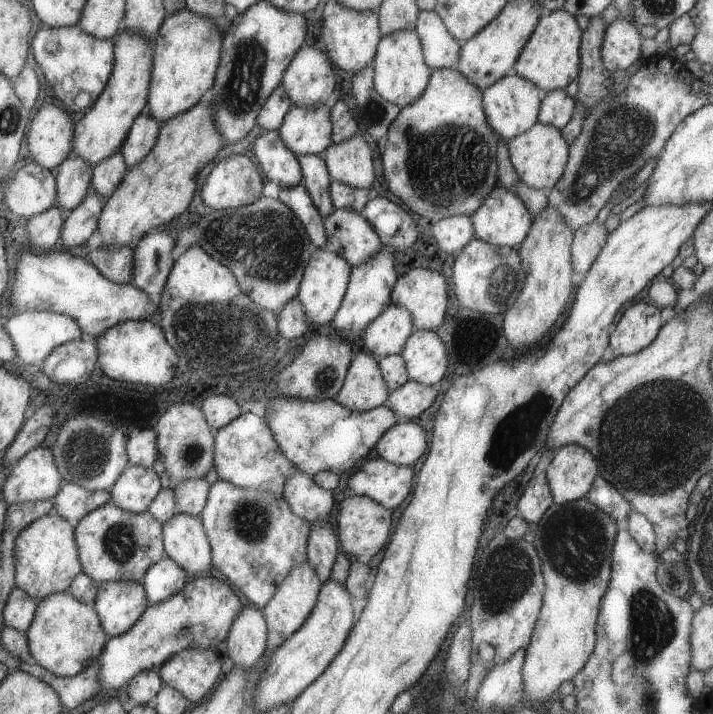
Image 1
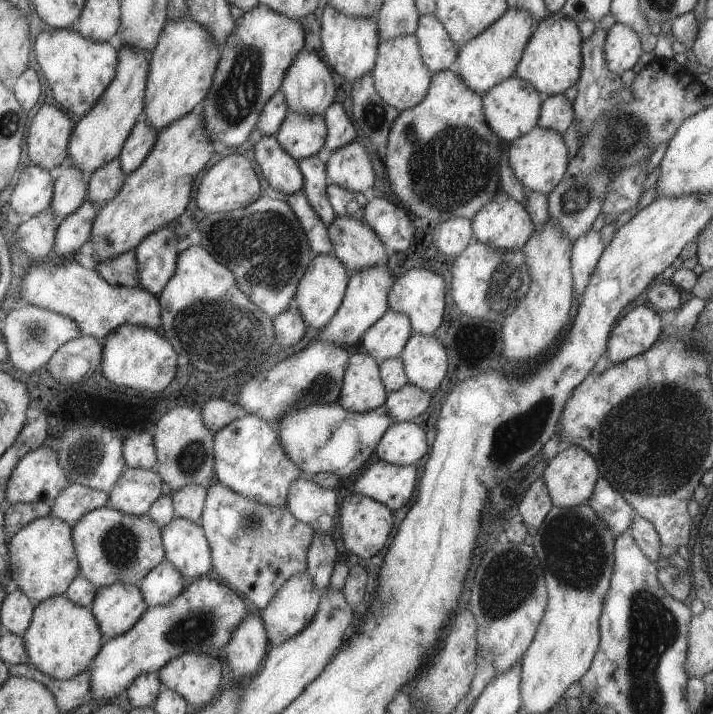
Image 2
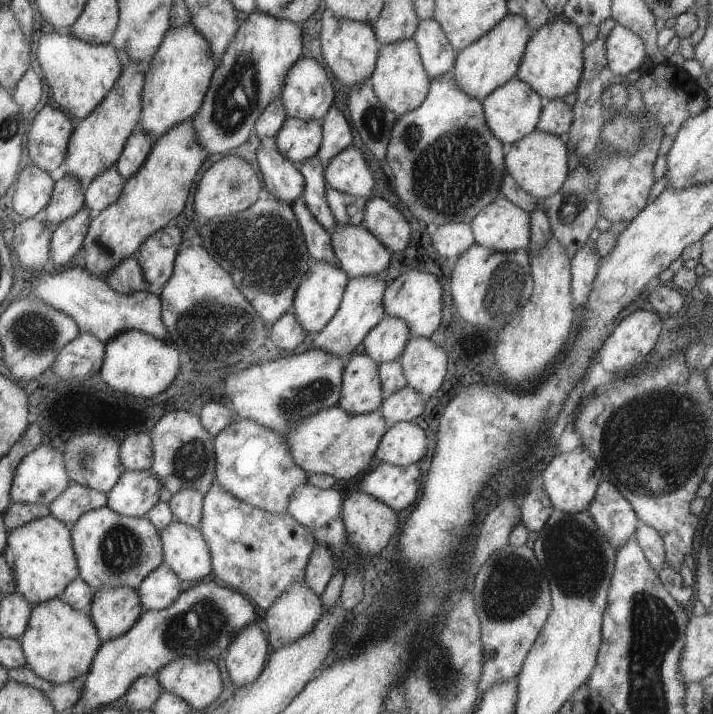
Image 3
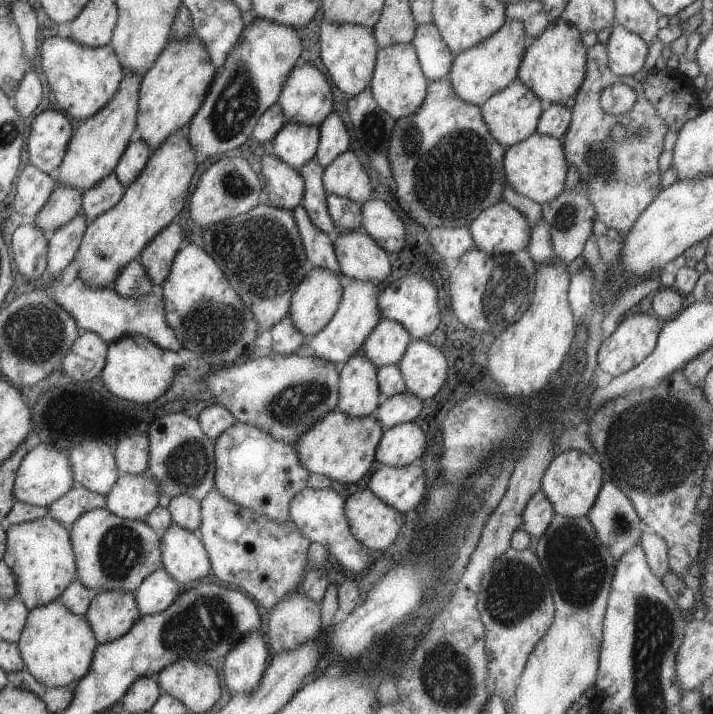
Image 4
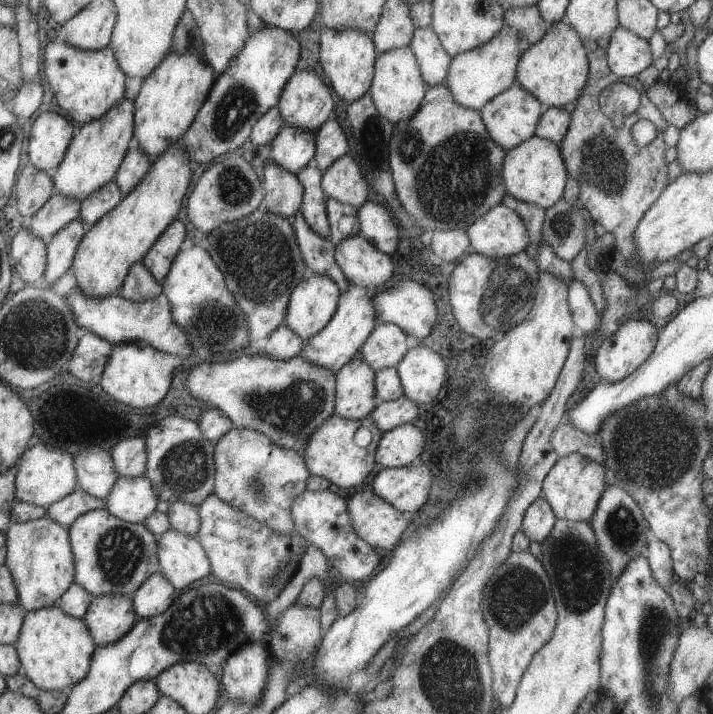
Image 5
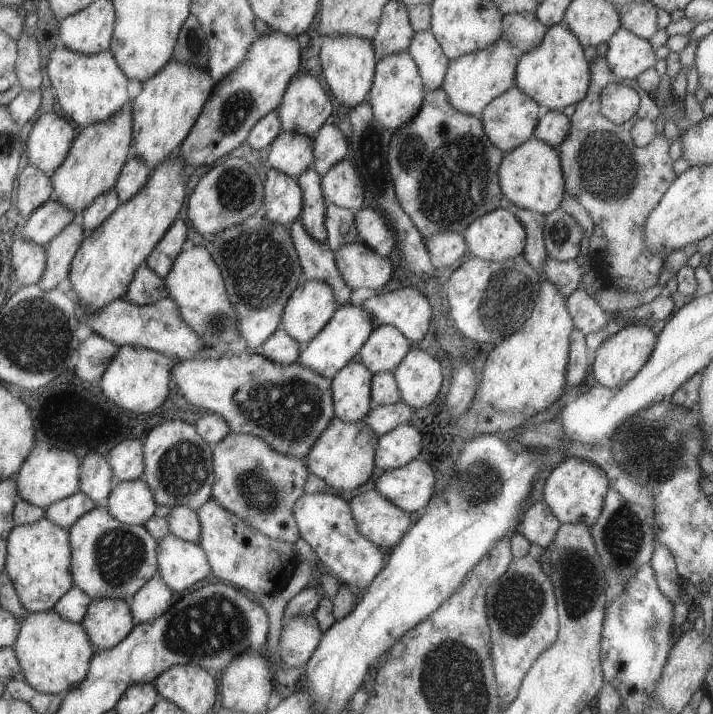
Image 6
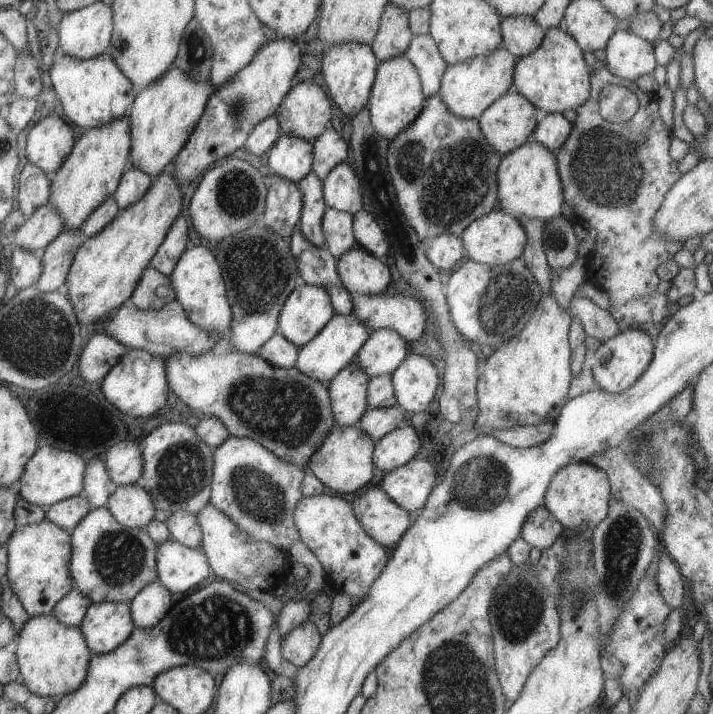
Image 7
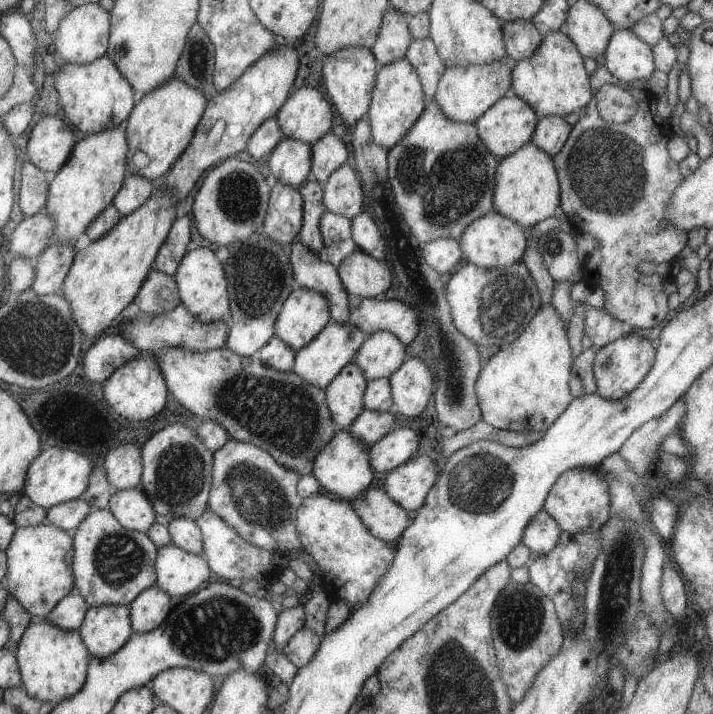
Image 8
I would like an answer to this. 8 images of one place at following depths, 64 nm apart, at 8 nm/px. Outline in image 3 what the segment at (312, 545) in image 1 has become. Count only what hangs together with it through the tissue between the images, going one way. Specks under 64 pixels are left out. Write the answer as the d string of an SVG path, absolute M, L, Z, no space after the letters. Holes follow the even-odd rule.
M317 543L309 556L304 571L304 582L315 596L322 595L332 578L334 554L327 544Z

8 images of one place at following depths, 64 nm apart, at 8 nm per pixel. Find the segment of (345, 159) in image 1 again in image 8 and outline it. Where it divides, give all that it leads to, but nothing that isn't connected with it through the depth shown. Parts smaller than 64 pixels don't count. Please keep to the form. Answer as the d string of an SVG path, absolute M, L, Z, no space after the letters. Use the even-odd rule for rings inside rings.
M349 162L331 172L322 186L322 204L327 212L353 219L363 210L362 202L361 182Z

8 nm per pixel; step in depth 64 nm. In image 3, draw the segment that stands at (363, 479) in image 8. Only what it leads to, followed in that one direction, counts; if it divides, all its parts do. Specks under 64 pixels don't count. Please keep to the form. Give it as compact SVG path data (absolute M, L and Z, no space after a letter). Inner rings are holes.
M331 406L303 422L293 424L291 432L283 437L293 462L309 474L325 474L336 479L349 480L361 474L374 456L377 444L388 426L377 411L363 415L346 414L339 406Z

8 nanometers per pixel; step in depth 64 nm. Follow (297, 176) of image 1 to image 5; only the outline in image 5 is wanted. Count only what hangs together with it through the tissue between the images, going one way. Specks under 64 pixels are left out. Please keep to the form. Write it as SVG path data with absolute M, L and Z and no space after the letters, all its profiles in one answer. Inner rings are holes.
M265 161L260 168L264 198L262 208L273 216L291 218L301 209L302 188L296 174L281 169L281 166Z

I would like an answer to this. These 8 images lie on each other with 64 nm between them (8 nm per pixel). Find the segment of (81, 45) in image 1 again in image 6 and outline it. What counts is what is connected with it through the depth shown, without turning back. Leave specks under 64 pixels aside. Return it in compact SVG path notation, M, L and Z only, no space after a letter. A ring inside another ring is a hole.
M58 43L47 56L46 76L63 110L62 114L83 128L105 122L109 116L117 114L119 108L132 104L126 90L128 79L121 73L109 51L85 56L75 54Z

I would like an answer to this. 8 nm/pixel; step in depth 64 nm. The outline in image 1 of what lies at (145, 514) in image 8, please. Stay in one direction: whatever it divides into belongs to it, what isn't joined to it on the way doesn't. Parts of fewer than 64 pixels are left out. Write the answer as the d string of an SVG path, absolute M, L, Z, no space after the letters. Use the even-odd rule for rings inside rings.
M128 465L108 489L109 503L129 513L145 512L161 488L151 467Z

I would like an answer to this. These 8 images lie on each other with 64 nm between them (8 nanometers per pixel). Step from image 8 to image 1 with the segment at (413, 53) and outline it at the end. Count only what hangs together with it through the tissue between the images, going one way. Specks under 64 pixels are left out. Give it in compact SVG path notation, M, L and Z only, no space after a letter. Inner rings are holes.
M420 11L414 30L429 69L458 68L460 44L449 35L434 11Z

